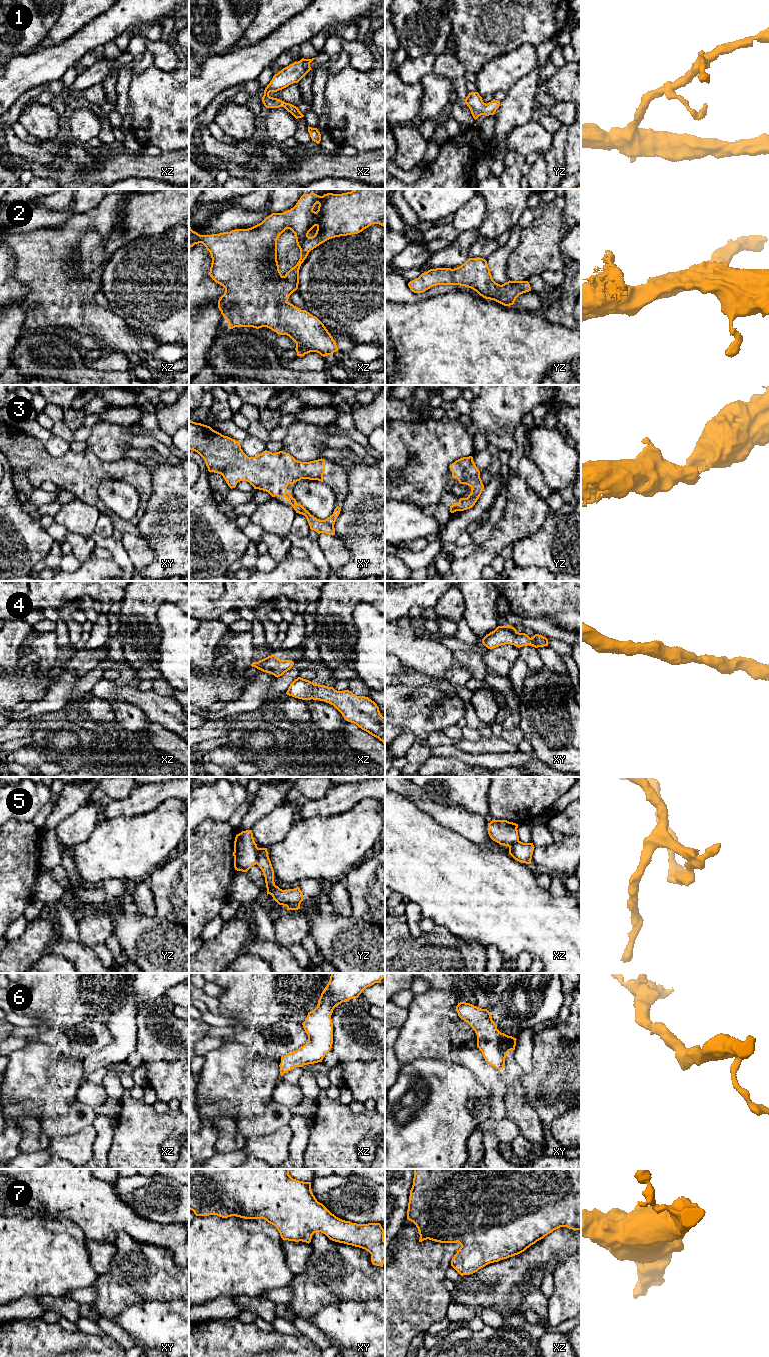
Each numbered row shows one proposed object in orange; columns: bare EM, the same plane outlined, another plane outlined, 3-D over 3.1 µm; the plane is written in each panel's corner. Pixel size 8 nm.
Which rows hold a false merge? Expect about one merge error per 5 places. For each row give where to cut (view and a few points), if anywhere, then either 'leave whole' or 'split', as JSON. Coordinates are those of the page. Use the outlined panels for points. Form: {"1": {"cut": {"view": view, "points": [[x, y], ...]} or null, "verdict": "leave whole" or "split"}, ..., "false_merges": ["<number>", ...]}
{"1": {"cut": null, "verdict": "leave whole"}, "2": {"cut": null, "verdict": "leave whole"}, "3": {"cut": null, "verdict": "leave whole"}, "4": {"cut": null, "verdict": "leave whole"}, "5": {"cut": {"view": "yz", "points": [[258, 848], [258, 861], [256, 863]]}, "verdict": "split"}, "6": {"cut": null, "verdict": "leave whole"}, "7": {"cut": null, "verdict": "leave whole"}, "false_merges": ["5"]}

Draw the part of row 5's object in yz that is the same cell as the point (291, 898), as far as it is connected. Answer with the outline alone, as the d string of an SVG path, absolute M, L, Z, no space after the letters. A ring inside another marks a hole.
M258 848L257 865L263 872L267 888L267 895L270 894L279 904L287 907L287 910L298 910L303 901L303 893L299 887L282 890L275 885L274 870L268 856L267 848Z

